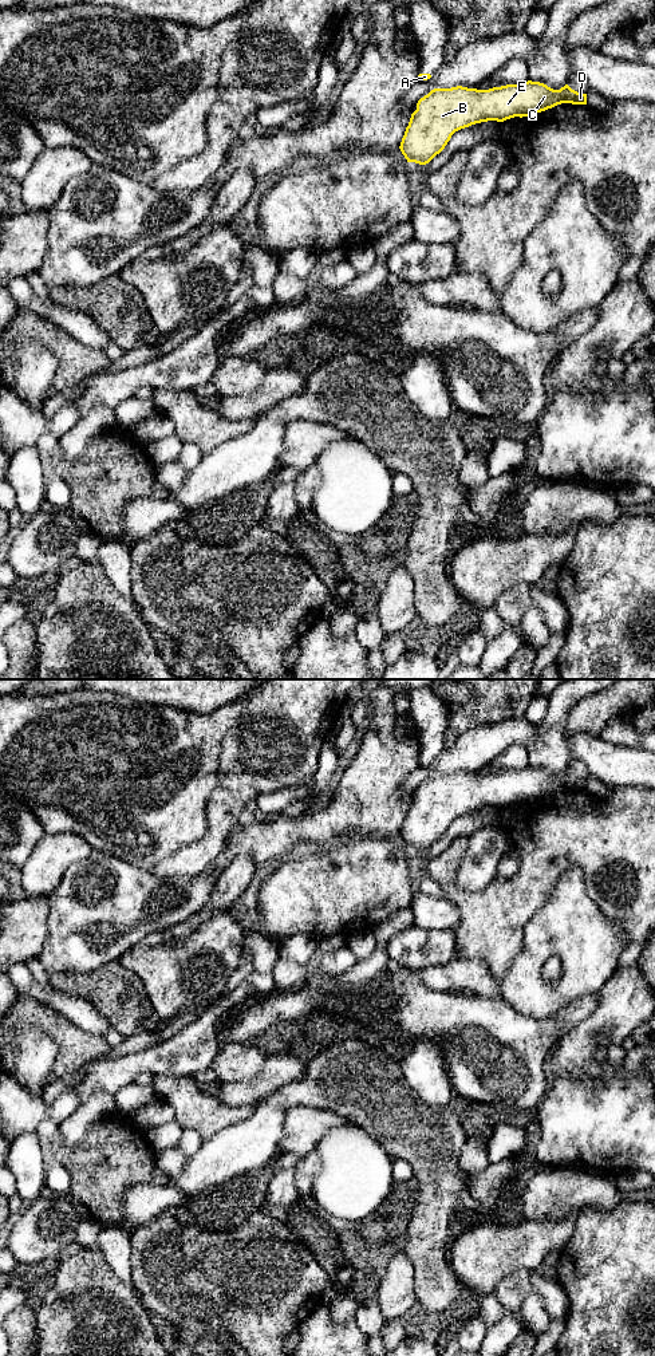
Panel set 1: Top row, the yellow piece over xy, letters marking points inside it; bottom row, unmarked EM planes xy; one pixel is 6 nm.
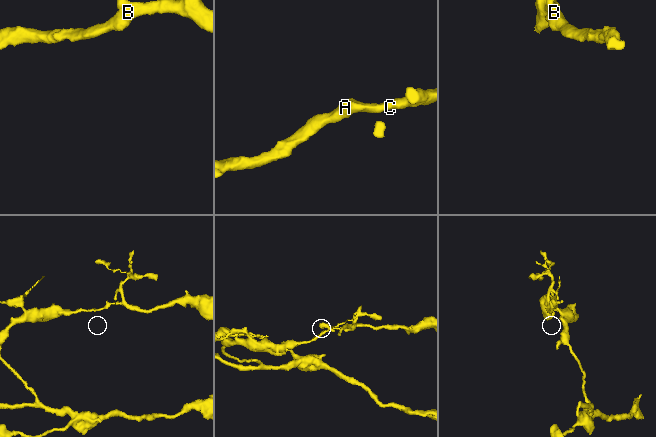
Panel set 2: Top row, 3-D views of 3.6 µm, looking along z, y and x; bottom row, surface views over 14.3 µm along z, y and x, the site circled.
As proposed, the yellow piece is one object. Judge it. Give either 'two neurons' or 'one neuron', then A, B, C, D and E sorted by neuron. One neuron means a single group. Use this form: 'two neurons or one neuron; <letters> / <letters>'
one neuron; A B C D E

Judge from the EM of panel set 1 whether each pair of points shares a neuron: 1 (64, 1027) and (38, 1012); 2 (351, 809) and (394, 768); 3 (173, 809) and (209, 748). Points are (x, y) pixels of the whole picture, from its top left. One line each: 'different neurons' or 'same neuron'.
1: same neuron
2: same neuron
3: same neuron

